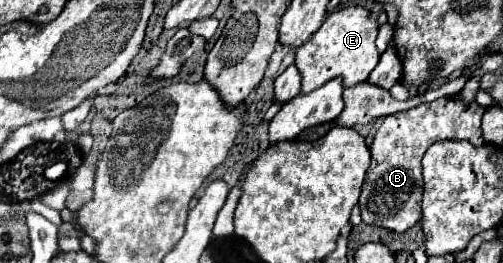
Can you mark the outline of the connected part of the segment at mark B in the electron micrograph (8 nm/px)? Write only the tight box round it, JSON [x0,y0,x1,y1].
[359,98,485,232]

